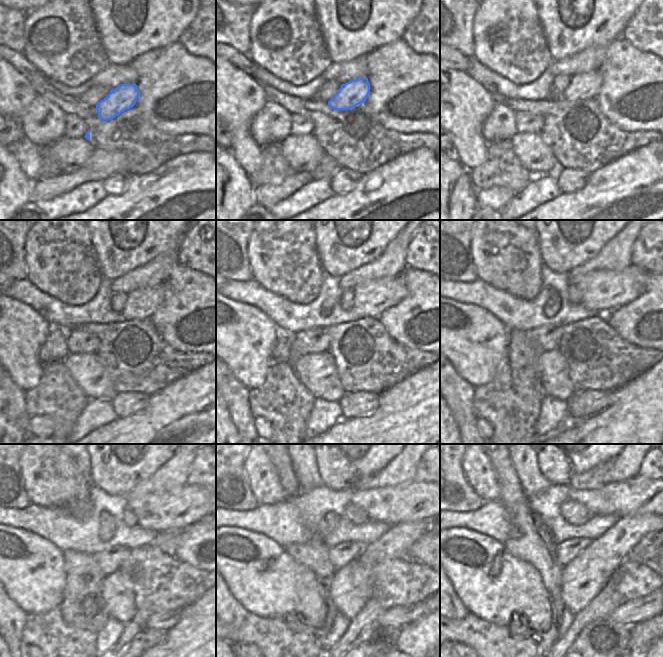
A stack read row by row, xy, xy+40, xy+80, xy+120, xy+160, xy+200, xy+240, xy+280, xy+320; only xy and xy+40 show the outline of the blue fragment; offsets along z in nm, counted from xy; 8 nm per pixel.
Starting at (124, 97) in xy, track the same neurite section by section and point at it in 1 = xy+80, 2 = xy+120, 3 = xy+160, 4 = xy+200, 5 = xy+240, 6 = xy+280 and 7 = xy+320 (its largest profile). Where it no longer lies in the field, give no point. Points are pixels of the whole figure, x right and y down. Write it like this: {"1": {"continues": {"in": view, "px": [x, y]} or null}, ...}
{"1": {"continues": {"in": "xy+80", "px": [582, 86]}}, "2": {"continues": {"in": "xy+120", "px": [141, 304]}}, "3": {"continues": {"in": "xy+160", "px": [371, 298]}}, "4": {"continues": {"in": "xy+200", "px": [603, 291]}}, "5": {"continues": {"in": "xy+240", "px": [163, 511]}}, "6": {"continues": {"in": "xy+280", "px": [415, 501]}}, "7": {"continues": {"in": "xy+320", "px": [638, 495]}}}

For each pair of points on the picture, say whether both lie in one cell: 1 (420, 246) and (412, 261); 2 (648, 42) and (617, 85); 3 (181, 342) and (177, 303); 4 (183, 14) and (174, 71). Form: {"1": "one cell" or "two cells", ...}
{"1": "one cell", "2": "two cells", "3": "one cell", "4": "two cells"}

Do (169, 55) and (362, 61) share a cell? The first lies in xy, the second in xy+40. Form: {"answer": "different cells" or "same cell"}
{"answer": "different cells"}

